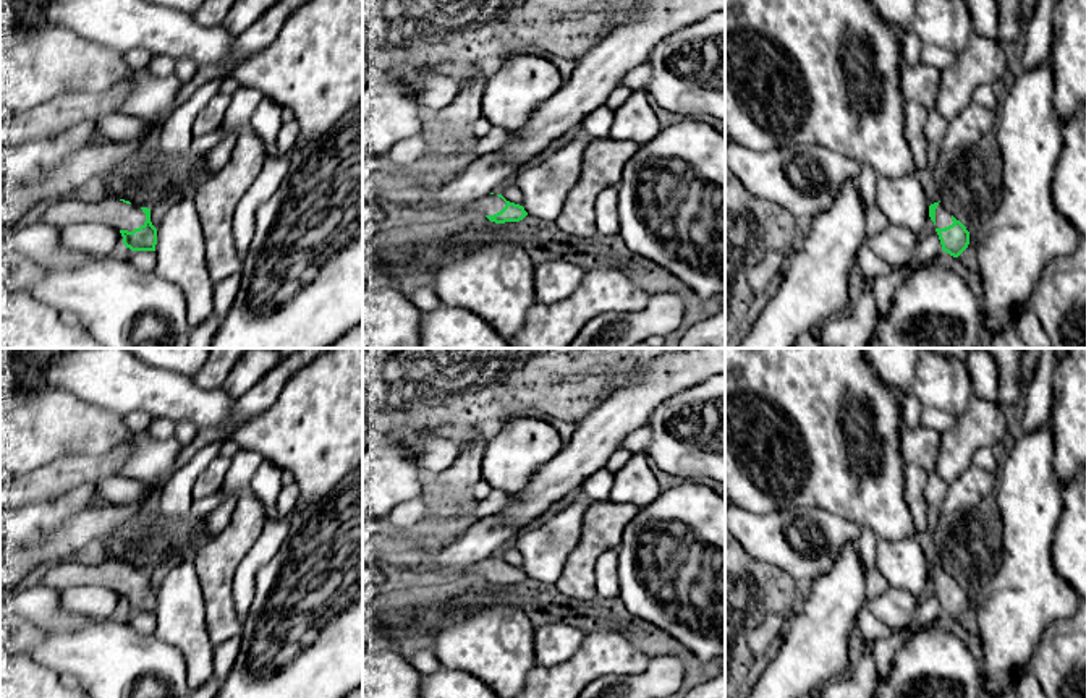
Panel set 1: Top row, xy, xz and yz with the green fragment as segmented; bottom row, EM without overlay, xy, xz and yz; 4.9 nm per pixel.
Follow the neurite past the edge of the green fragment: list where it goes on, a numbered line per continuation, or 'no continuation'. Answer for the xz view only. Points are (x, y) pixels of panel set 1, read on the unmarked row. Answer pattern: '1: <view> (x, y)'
1: xz (489, 567)

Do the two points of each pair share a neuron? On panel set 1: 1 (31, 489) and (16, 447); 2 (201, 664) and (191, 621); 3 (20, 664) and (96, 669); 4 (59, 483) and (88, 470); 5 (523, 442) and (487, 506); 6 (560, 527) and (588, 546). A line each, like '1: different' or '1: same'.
1: different
2: same
3: different
4: same
5: different
6: different

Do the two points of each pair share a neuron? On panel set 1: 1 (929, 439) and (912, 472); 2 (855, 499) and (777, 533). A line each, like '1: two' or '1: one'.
1: two
2: two

